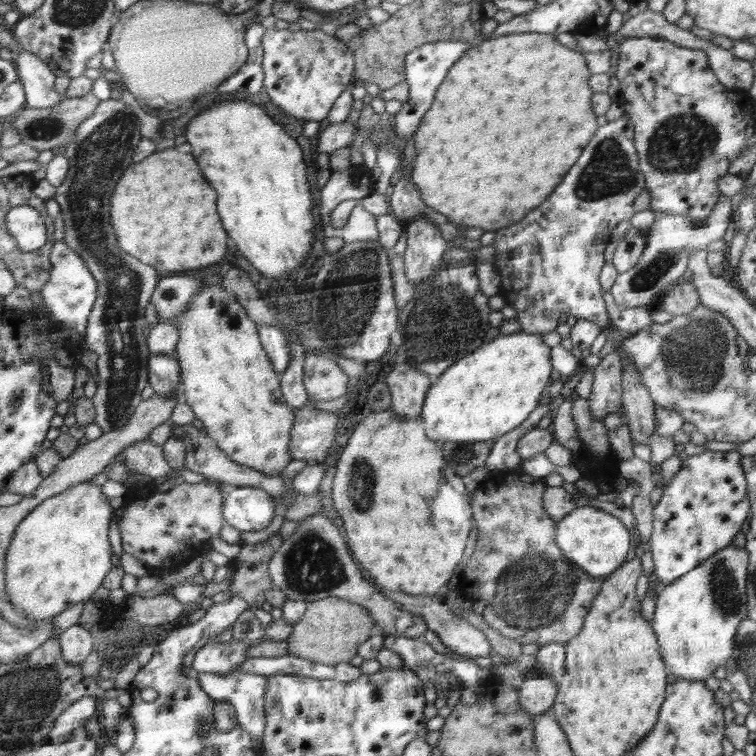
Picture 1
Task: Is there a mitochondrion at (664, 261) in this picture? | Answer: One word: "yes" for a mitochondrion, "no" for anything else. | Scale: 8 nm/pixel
yes

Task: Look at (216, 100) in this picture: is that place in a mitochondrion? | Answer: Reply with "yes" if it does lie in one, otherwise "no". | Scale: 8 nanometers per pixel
no

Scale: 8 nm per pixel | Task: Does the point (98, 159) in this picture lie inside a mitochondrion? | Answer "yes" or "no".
yes

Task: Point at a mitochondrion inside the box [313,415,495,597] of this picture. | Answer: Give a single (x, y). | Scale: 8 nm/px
(363, 483)

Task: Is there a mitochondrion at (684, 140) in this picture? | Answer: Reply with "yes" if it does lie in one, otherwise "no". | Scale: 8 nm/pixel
yes

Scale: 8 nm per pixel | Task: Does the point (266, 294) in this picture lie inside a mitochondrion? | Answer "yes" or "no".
no

